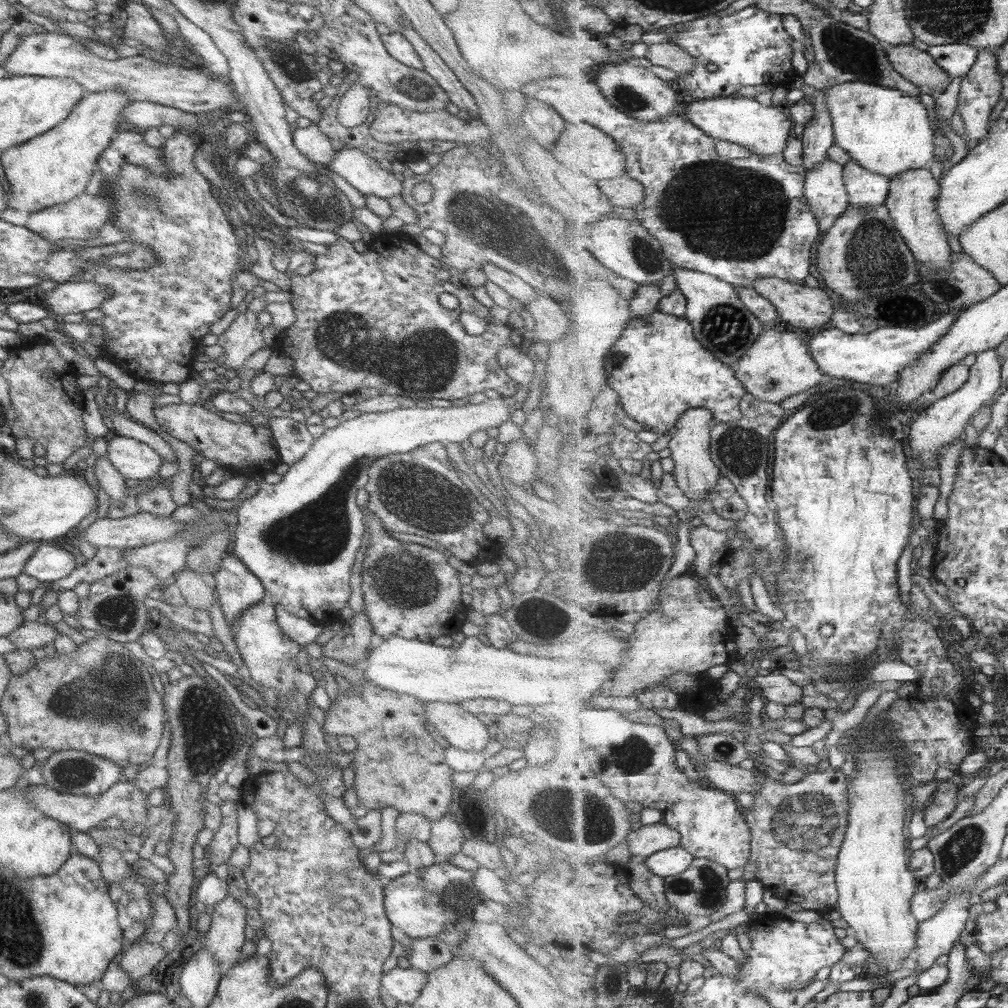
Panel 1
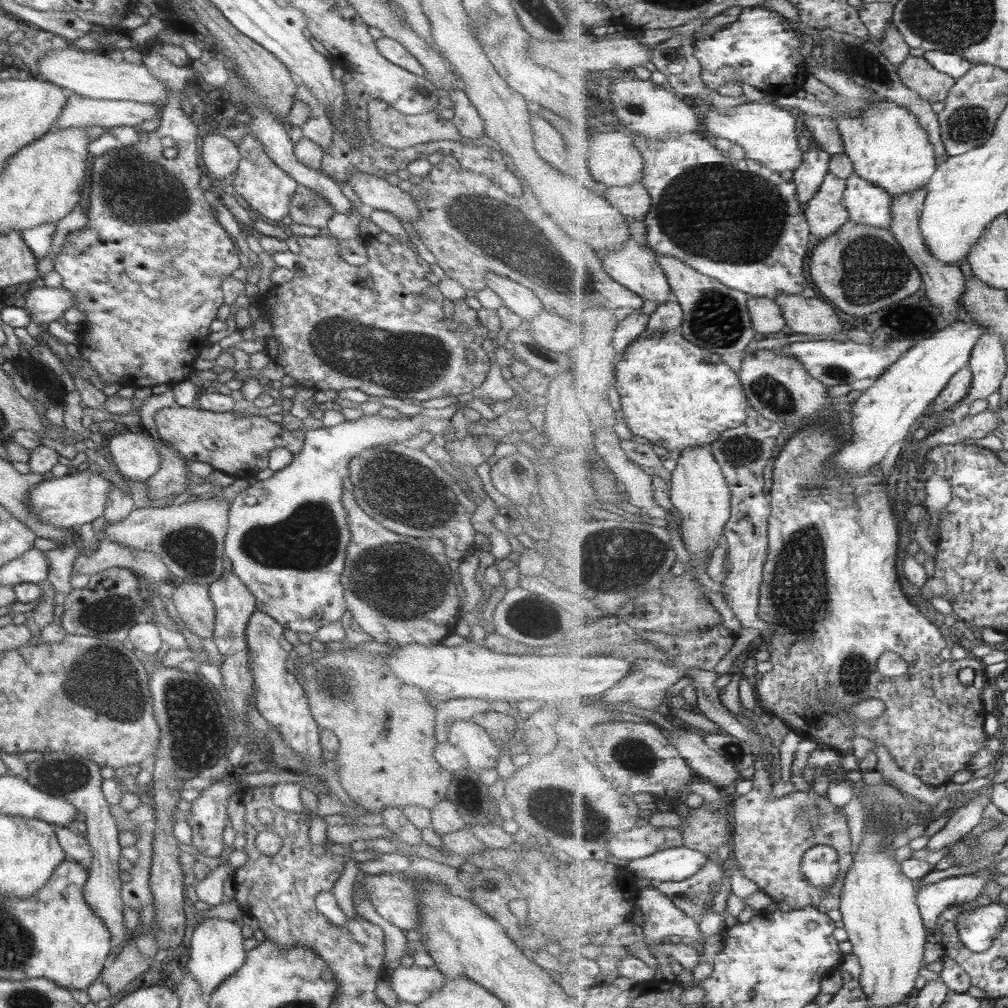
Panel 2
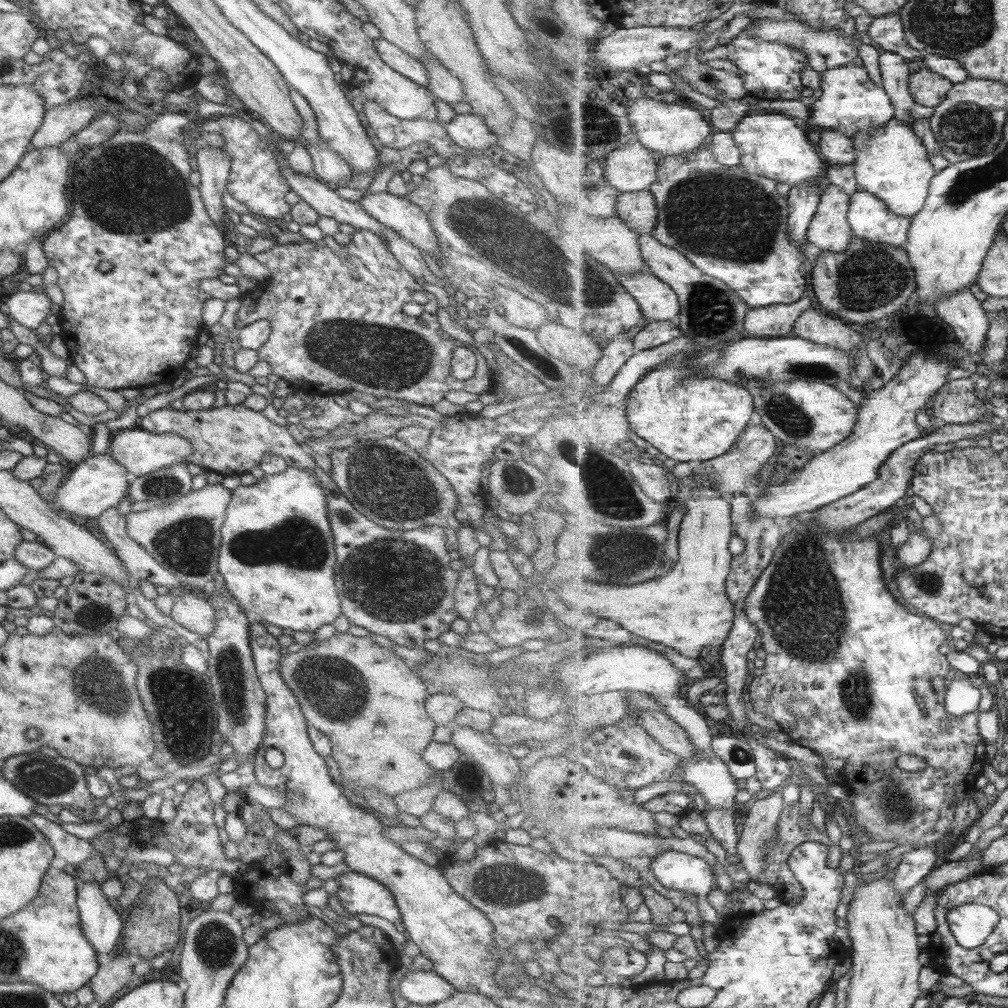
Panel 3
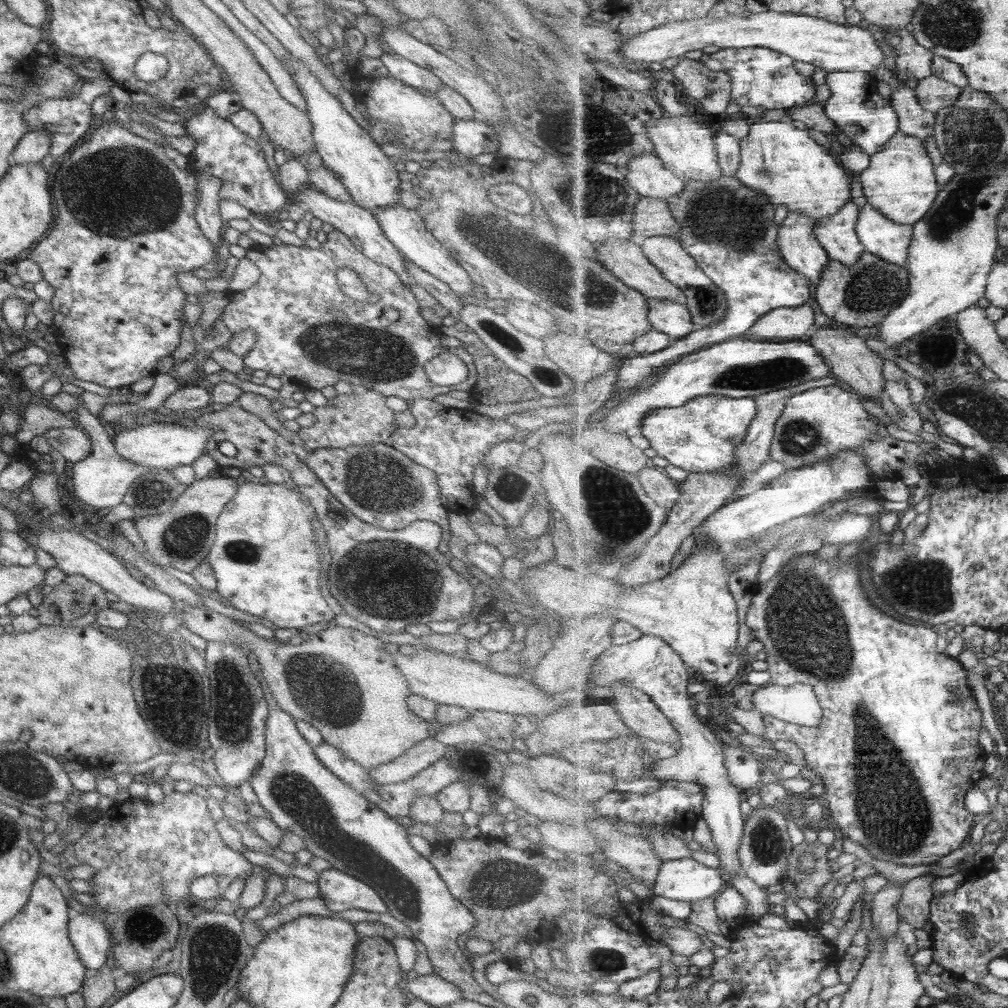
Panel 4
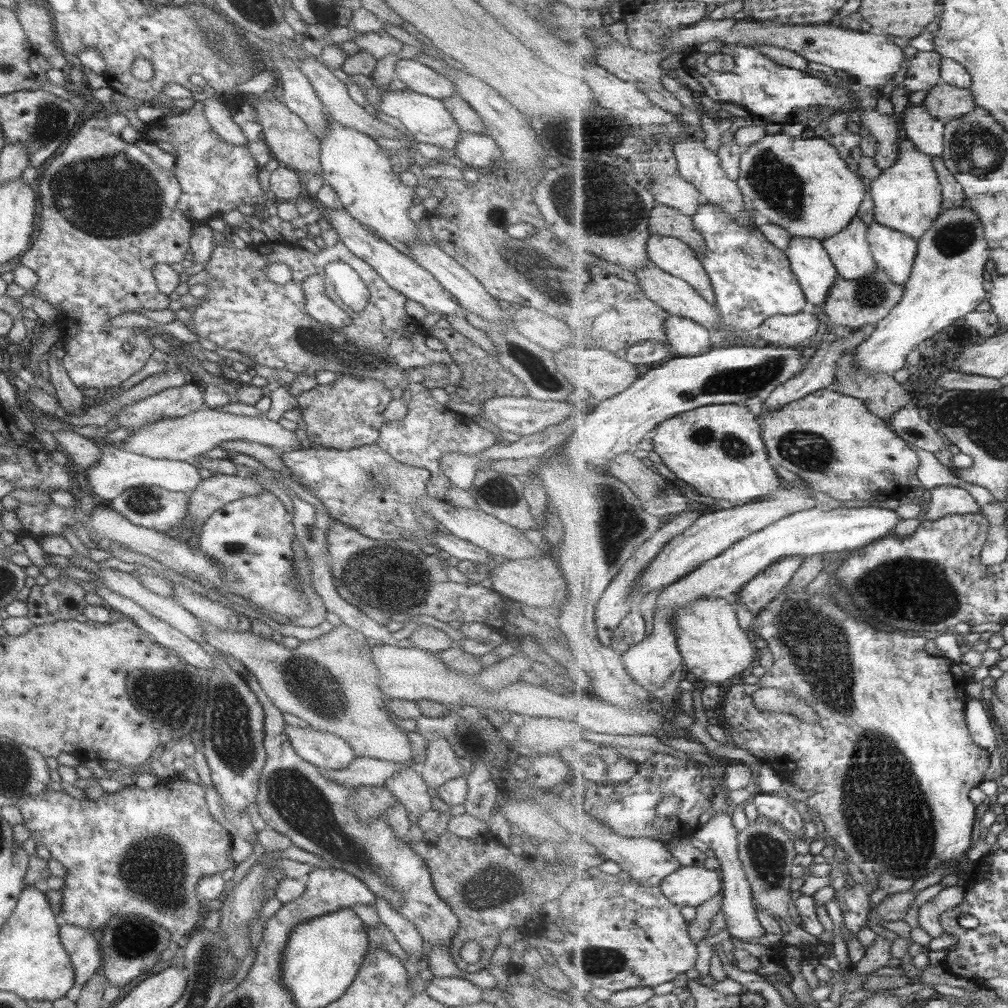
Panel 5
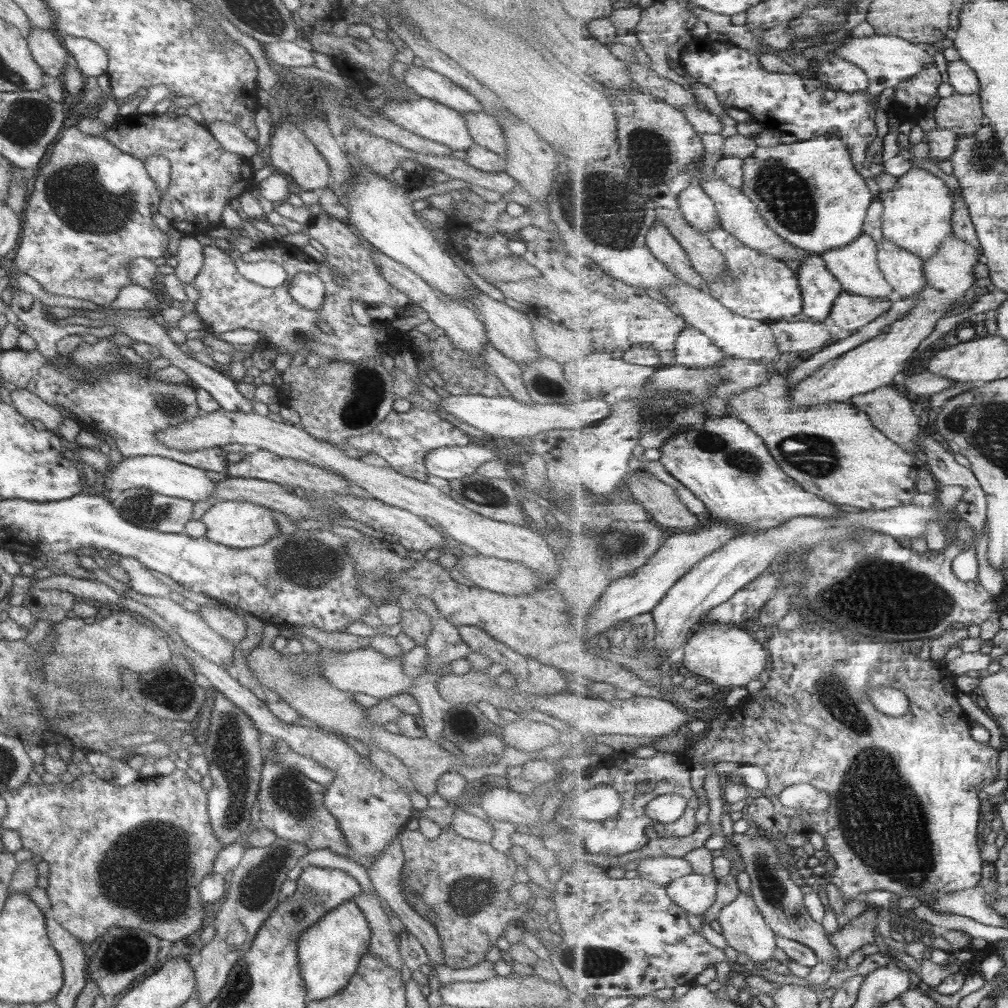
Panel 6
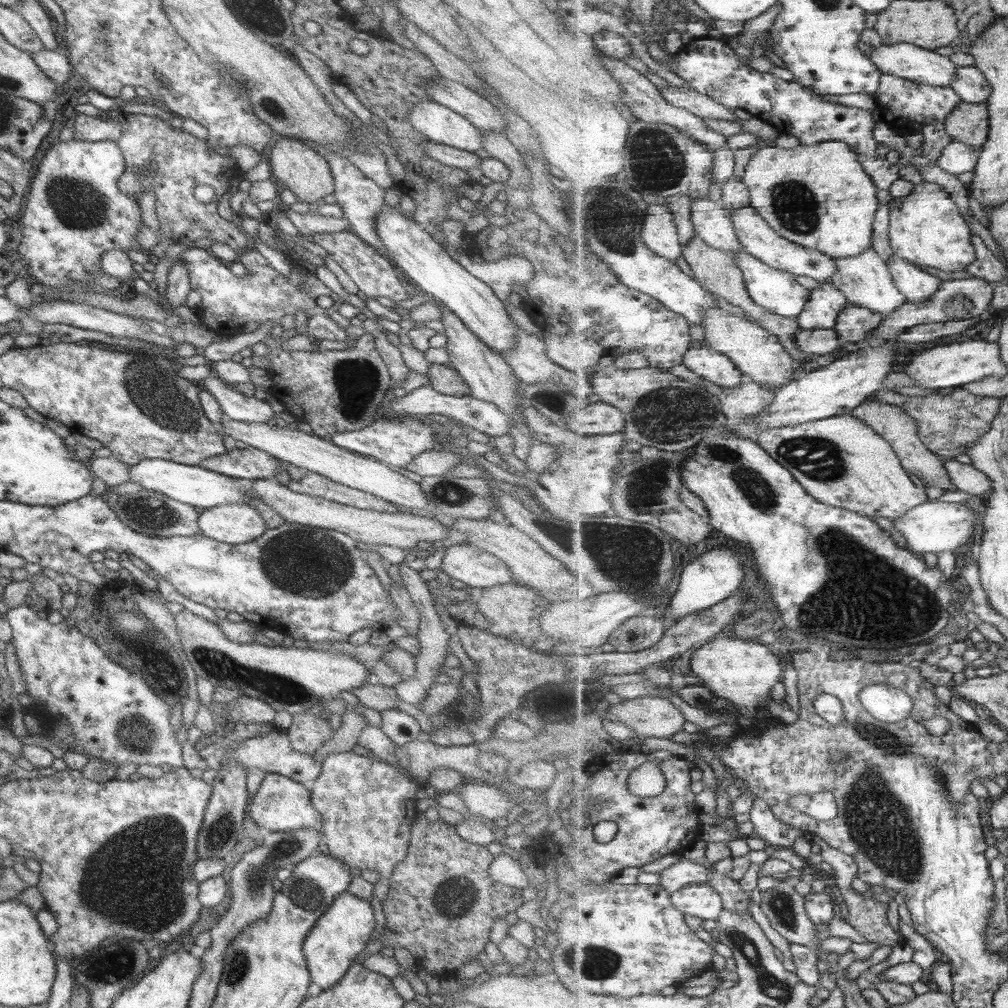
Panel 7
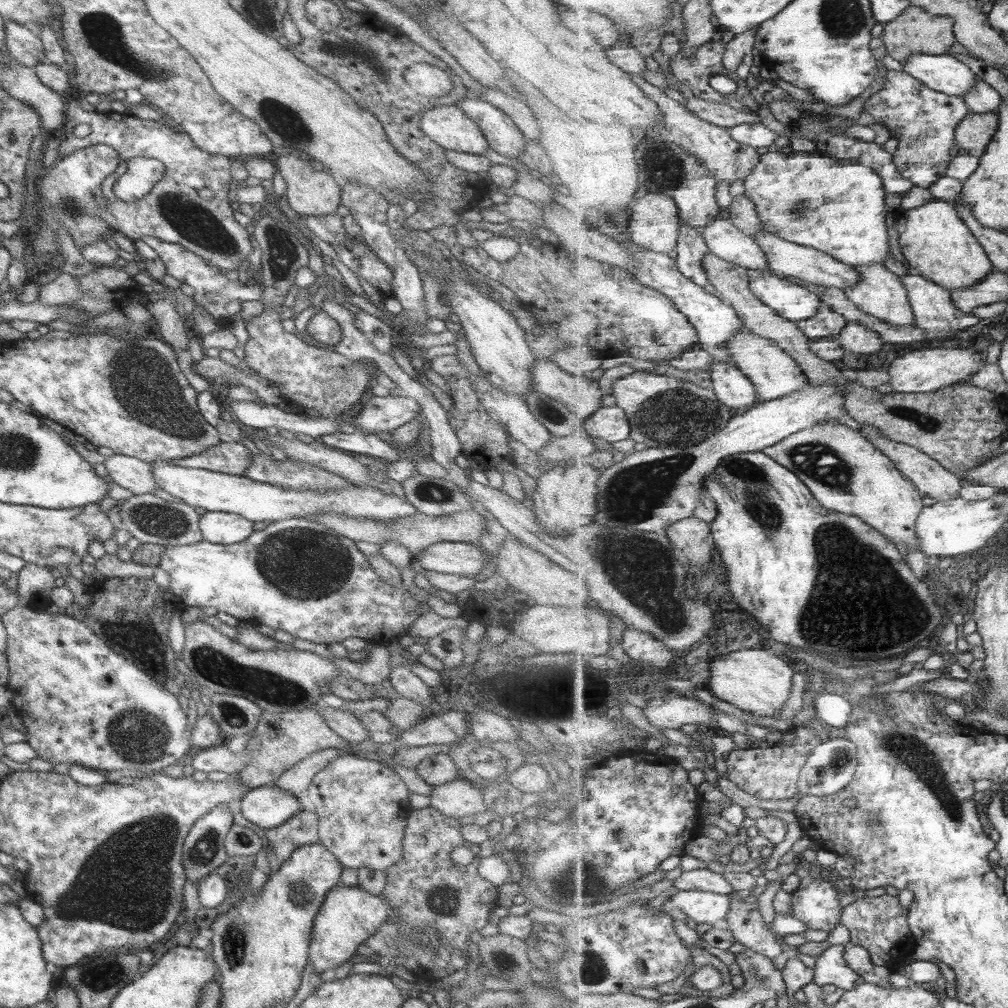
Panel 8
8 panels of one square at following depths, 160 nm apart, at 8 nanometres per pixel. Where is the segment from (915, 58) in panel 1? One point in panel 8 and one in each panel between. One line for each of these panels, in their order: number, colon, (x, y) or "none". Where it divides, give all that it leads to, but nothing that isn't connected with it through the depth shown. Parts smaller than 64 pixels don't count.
2: (934, 85)
3: (926, 86)
4: (934, 93)
5: (946, 101)
6: (962, 113)
7: (969, 123)
8: (976, 131)

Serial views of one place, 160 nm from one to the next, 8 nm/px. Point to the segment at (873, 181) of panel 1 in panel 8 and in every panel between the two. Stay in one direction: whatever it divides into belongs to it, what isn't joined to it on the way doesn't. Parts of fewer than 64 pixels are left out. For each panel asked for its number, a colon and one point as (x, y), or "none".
2: (868, 203)
3: (870, 217)
4: (881, 235)
5: (895, 251)
6: (904, 269)
7: (918, 286)
8: (935, 312)

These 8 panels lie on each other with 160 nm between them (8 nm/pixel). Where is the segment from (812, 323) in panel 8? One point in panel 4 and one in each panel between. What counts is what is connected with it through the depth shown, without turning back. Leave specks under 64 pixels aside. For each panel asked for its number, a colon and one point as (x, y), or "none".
4: (797, 239)
5: (810, 261)
6: (821, 288)
7: (827, 302)

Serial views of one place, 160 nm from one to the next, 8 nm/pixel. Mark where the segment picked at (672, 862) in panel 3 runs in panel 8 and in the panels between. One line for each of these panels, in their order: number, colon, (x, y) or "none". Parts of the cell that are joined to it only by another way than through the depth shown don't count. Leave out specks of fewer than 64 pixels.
4: (687, 880)
5: (689, 886)
6: (695, 893)
7: (700, 900)
8: (704, 907)

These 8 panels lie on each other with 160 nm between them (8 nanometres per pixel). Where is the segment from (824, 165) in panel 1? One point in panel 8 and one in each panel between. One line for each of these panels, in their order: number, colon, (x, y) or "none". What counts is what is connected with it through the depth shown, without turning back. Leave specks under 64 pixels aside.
2: (827, 212)
3: (830, 230)
4: (837, 233)
5: (850, 250)
6: (856, 265)
7: (867, 281)
8: (882, 293)

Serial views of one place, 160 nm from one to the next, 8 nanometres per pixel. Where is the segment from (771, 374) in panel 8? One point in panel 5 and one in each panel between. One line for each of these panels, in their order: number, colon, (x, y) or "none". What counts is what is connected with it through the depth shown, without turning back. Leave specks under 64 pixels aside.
5: (676, 296)
6: (739, 337)
7: (761, 356)

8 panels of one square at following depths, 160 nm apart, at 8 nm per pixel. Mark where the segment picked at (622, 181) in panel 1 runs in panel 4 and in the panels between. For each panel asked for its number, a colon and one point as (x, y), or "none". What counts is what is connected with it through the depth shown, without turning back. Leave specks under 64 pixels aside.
2: (634, 201)
3: (639, 210)
4: (653, 216)

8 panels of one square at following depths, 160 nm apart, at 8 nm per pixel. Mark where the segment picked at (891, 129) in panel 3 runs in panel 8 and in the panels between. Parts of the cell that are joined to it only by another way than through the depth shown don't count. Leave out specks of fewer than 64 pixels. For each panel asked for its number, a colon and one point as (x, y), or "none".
4: (900, 181)
5: (908, 197)
6: (918, 211)
7: (927, 227)
8: (933, 238)

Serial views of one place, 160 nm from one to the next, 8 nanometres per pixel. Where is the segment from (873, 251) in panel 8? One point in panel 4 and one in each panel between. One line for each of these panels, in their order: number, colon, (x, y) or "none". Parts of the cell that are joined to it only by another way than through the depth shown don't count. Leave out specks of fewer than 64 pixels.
4: (784, 162)
5: (804, 185)
6: (810, 192)
7: (820, 196)

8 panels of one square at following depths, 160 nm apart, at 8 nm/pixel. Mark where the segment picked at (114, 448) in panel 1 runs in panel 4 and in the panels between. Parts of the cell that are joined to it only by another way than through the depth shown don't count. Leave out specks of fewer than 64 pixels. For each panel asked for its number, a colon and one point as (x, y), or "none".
2: (135, 457)
3: (139, 452)
4: (156, 446)

